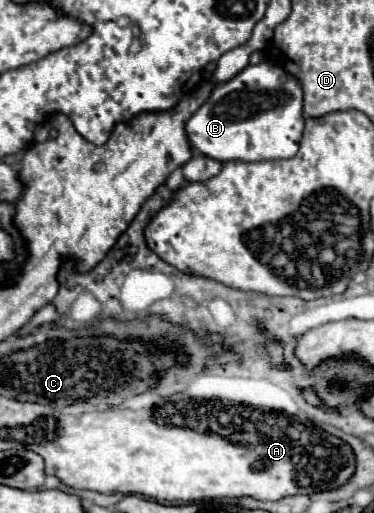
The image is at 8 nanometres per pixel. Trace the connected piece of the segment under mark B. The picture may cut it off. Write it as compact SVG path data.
M261 62L257 66L249 64L231 80L217 84L209 100L187 122L193 150L219 162L293 158L303 128L303 88L295 76L271 62Z

